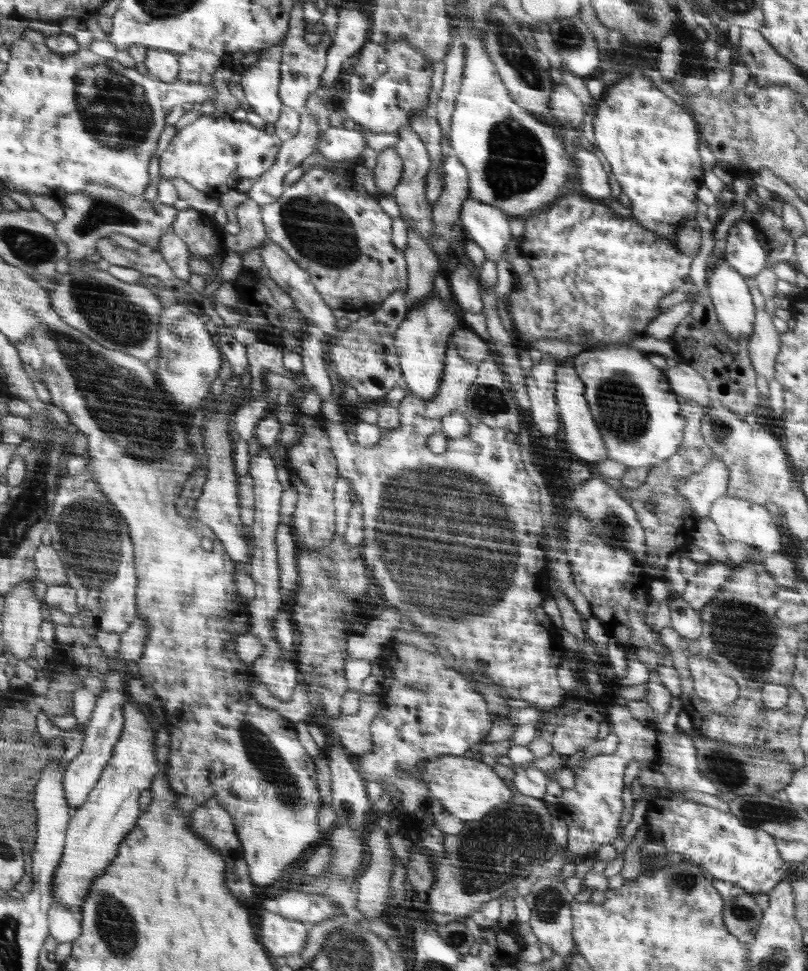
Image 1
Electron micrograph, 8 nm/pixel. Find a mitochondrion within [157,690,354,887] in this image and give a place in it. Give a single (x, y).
(261, 751)

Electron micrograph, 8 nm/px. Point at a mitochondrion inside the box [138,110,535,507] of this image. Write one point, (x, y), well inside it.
(316, 228)

